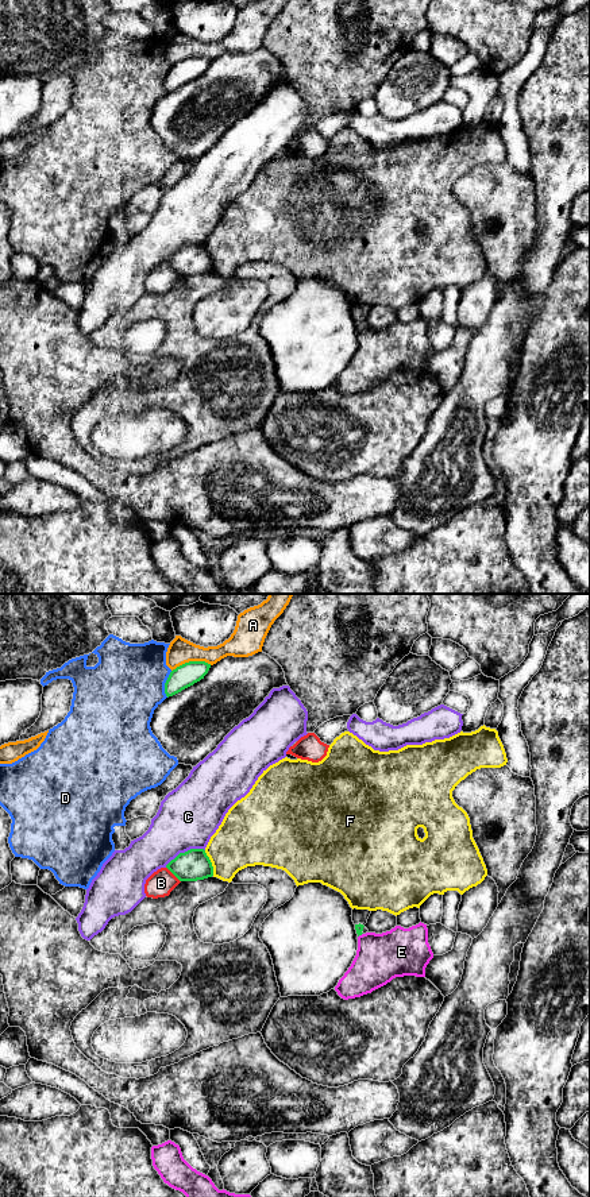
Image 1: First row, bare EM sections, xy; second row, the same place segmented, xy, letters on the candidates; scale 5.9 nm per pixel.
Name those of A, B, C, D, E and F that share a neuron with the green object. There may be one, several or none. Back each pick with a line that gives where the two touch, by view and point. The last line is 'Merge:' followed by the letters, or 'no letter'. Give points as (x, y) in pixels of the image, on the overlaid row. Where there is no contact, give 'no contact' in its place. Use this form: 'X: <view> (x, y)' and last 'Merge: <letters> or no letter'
Merge: no letter

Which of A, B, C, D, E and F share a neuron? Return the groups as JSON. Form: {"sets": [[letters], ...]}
{"sets": [["A"], ["B"], ["C"], ["D"], ["E"], ["F"]]}

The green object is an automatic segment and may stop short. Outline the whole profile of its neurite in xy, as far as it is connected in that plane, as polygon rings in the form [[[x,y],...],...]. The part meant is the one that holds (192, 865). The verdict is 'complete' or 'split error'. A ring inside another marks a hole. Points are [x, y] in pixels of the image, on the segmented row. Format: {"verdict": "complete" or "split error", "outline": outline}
{"verdict": "complete", "outline": [[[190,849],[180,853],[166,868],[180,881],[197,881],[213,876],[213,866],[204,849]]]}

